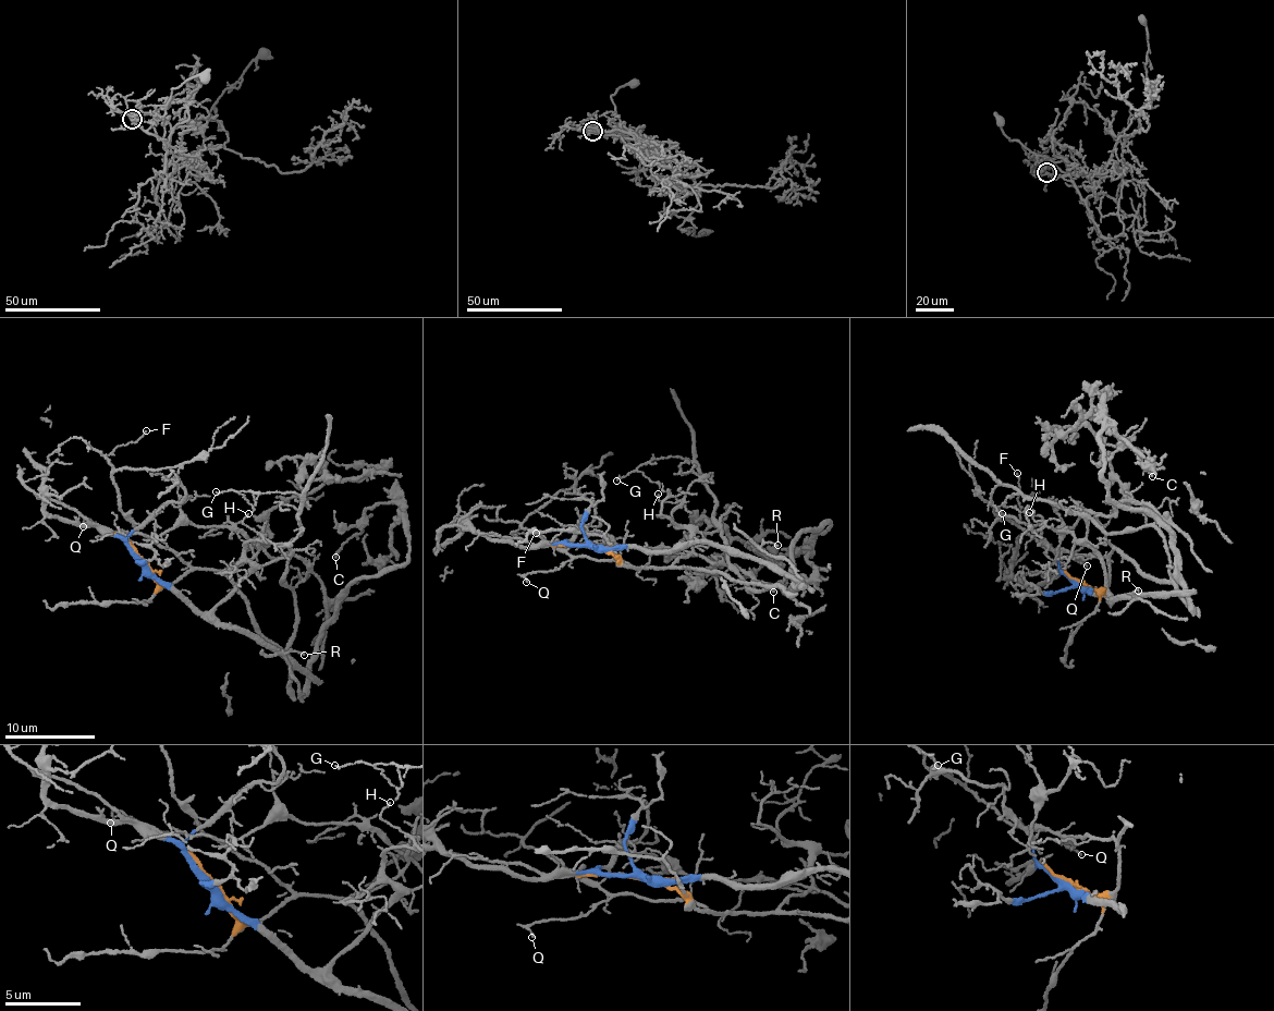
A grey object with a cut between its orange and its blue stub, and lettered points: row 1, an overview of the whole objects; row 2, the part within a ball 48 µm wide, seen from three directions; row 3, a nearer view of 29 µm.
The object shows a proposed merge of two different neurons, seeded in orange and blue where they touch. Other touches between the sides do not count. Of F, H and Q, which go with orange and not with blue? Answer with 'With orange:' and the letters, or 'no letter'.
With orange: F, Q

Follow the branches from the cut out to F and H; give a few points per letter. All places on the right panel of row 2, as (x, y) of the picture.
F: (1077, 580), (1104, 587), (1111, 574), (1107, 558), (1056, 552), (1026, 532), (1018, 524), (1016, 473)
H: (1077, 581), (1107, 596), (1111, 593), (1095, 549), (1069, 533), (1054, 531), (1028, 512)

